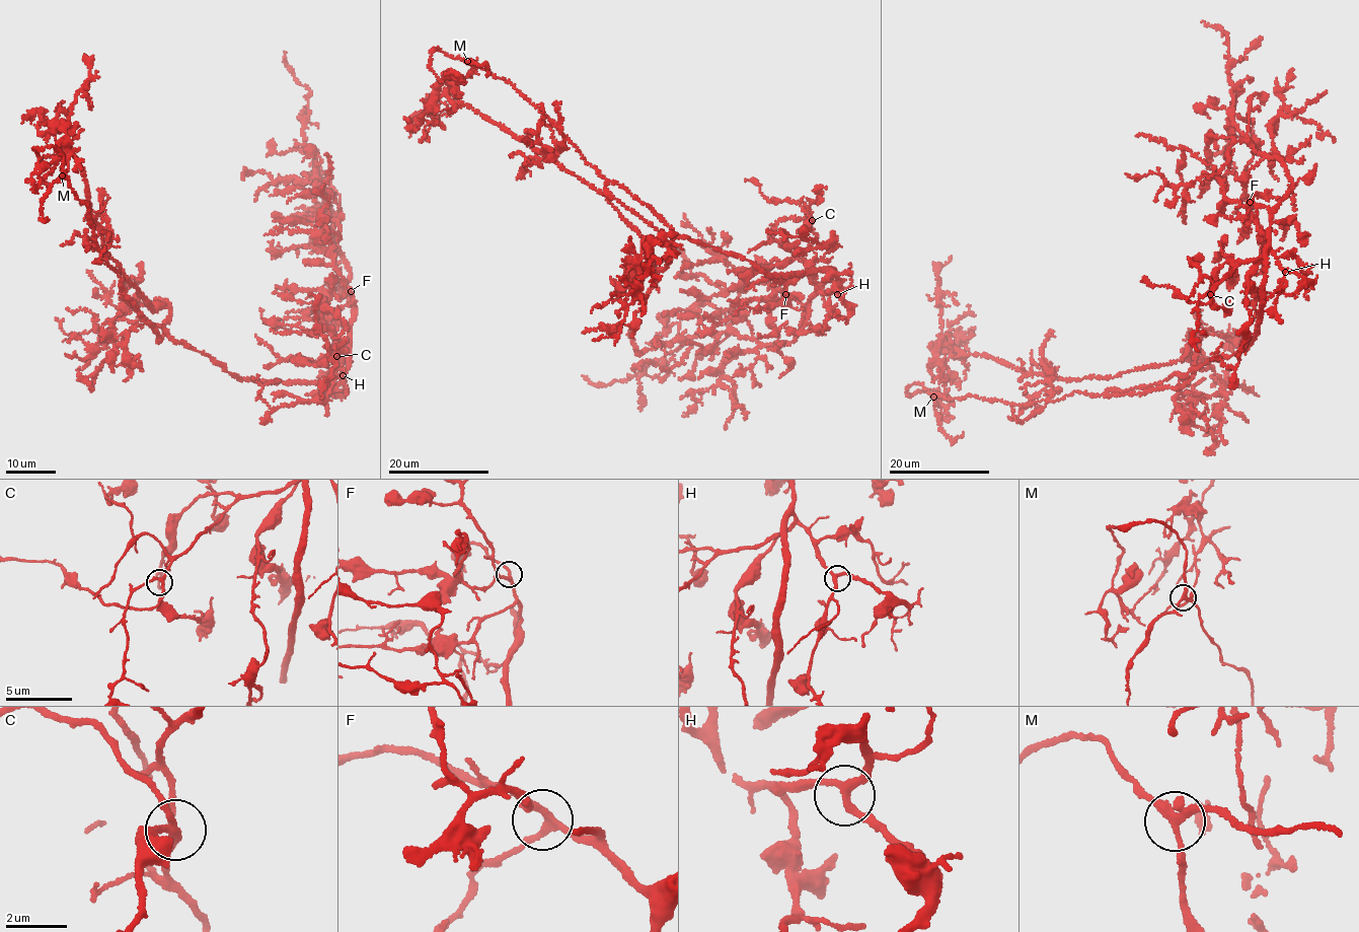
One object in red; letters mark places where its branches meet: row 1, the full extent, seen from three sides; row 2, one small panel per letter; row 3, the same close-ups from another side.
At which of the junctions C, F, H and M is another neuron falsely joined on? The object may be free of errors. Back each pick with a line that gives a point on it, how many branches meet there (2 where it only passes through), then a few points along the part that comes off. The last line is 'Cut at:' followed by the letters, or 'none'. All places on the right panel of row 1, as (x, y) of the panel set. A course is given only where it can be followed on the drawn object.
Cut at: none

